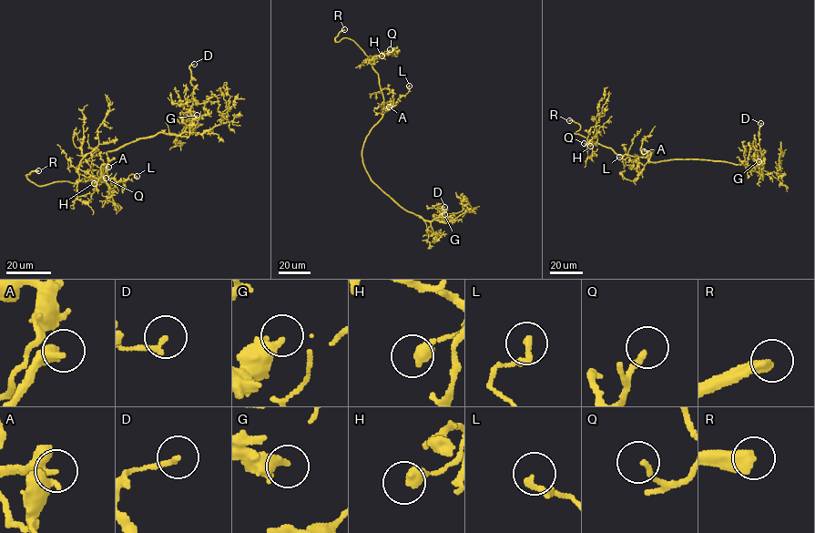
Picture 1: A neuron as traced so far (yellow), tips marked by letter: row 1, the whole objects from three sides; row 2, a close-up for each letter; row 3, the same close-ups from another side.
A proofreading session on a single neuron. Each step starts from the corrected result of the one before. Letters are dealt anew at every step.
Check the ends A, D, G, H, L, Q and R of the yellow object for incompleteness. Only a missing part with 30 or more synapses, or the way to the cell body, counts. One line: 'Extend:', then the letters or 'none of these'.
Extend: A, R

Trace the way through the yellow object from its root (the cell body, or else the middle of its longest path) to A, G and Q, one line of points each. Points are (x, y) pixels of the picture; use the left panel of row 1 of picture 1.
A: (76, 169), (81, 175), (99, 181), (102, 179), (99, 171), (108, 167)
G: (76, 169), (89, 158), (158, 132), (188, 137), (189, 125), (197, 115)
Q: (76, 169), (99, 181), (99, 171), (102, 174), (94, 185), (91, 179), (80, 180), (78, 169), (106, 178)

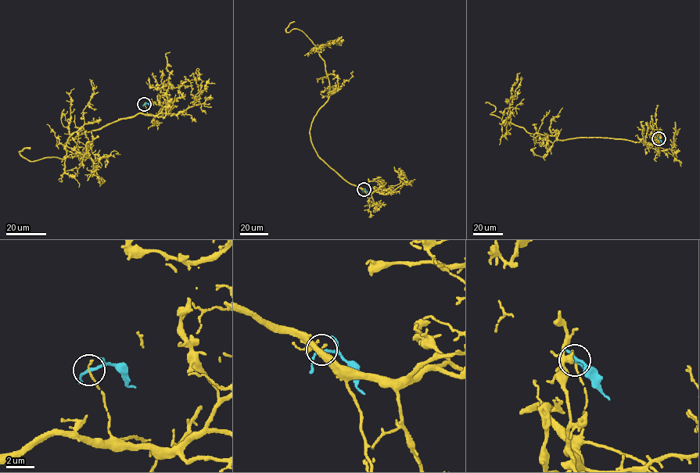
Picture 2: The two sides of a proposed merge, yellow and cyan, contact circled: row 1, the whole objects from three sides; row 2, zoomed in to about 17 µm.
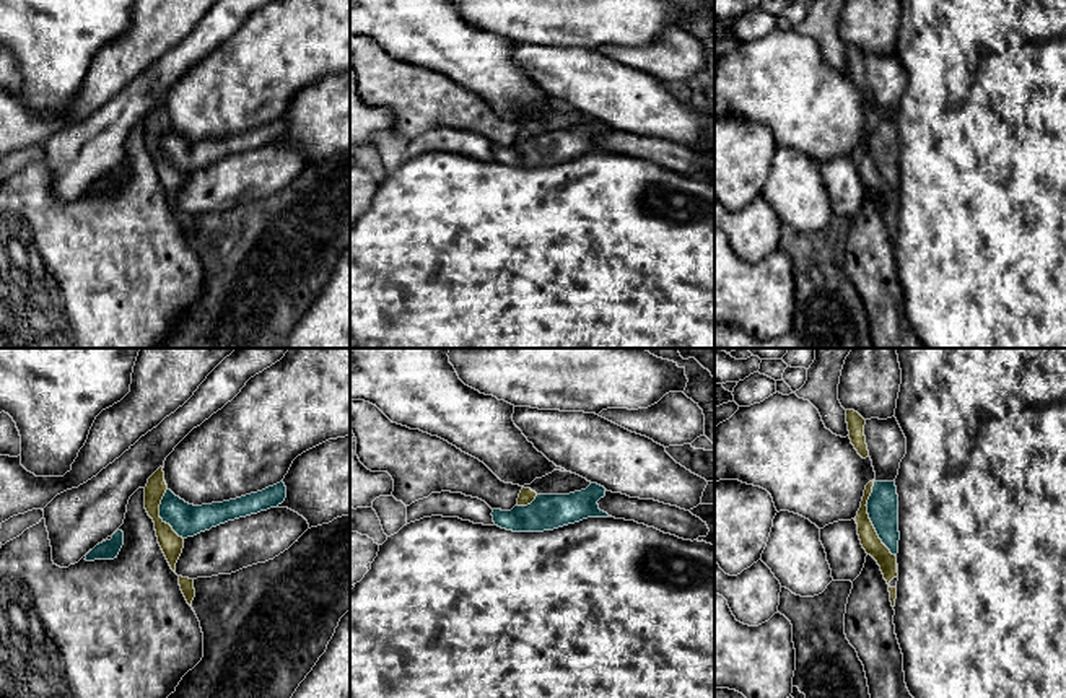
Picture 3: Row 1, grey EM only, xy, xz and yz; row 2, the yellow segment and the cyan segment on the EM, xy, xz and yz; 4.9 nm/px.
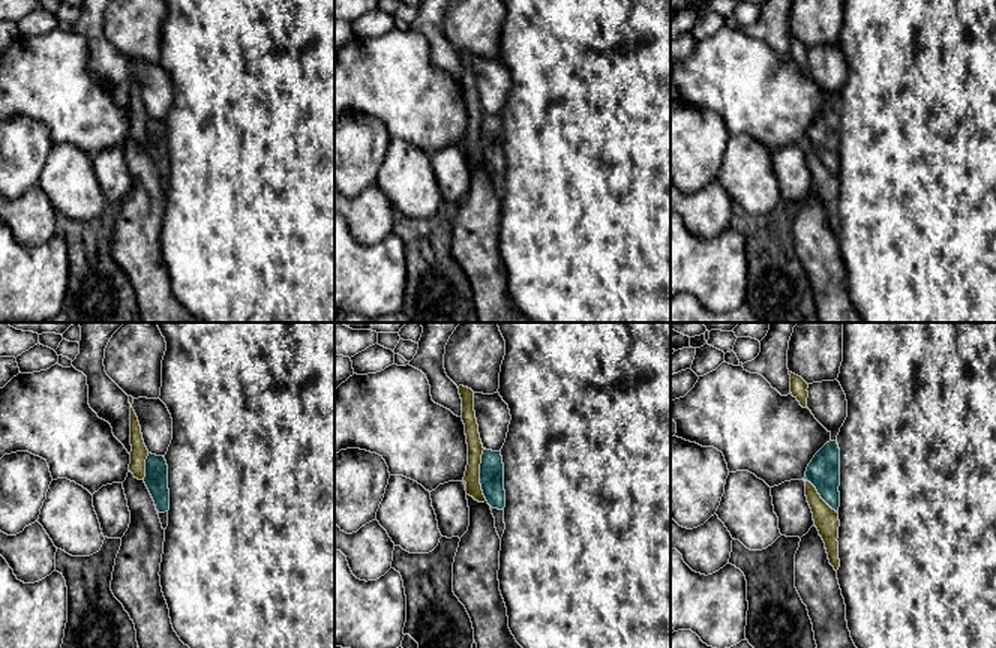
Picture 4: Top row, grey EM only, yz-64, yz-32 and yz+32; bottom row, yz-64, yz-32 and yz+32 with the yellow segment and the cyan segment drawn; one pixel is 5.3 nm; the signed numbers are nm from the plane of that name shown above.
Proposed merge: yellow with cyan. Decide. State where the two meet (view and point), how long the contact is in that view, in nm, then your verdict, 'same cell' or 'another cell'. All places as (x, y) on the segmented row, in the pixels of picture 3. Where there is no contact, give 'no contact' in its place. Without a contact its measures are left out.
contact yz (869, 519); length 400 nm; another cell

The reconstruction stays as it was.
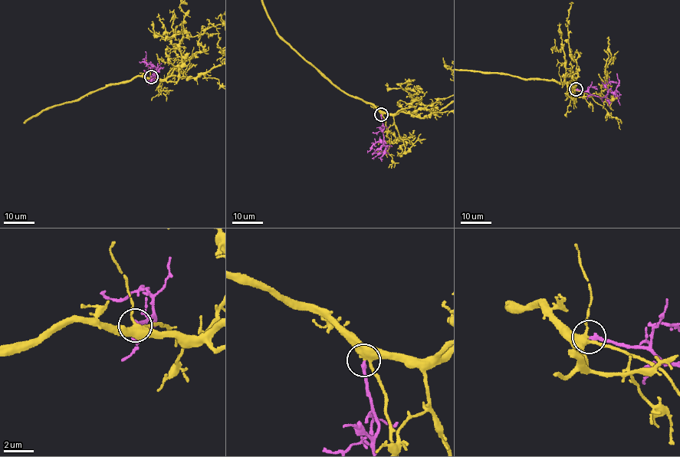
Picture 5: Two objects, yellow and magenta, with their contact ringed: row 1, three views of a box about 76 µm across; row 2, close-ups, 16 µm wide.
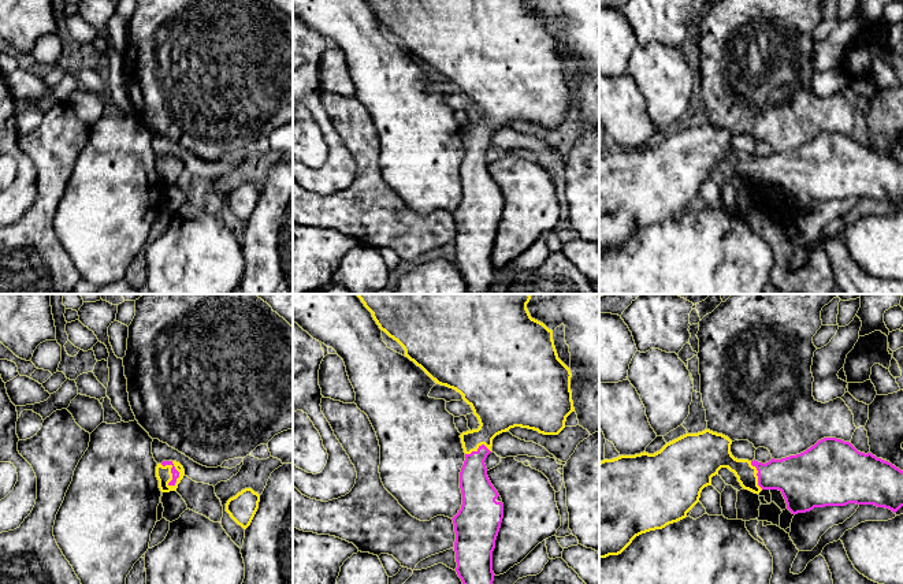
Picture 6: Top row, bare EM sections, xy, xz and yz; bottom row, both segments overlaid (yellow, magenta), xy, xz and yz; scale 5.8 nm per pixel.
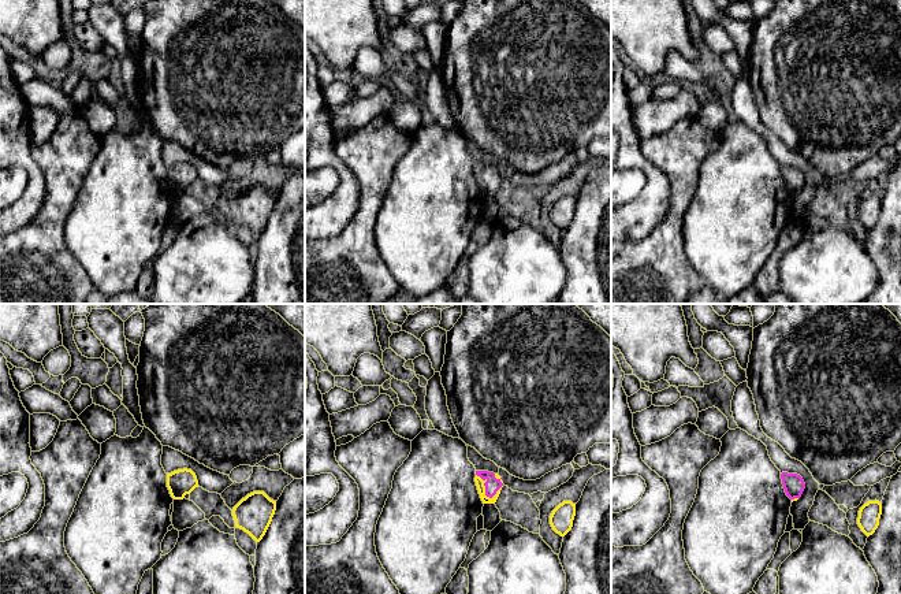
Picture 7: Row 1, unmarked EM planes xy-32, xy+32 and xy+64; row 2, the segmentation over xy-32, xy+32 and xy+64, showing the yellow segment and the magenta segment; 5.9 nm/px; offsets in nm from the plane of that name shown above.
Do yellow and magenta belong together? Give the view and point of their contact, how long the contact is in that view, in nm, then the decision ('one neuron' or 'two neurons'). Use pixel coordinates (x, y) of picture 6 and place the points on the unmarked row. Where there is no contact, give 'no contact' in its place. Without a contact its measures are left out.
contact xy (170, 166); length 160 nm; one neuron

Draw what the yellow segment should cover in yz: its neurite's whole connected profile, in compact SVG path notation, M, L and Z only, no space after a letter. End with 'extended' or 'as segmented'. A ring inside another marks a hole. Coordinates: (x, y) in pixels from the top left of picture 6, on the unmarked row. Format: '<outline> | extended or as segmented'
M705 123L685 127L654 148L644 145L601 155L599 252L618 249L636 230L685 212L721 161L733 165L740 179L754 187L778 183L792 208L848 197L874 198L893 207L903 200L903 164L872 146L858 145L850 135L824 131L800 148L766 157L735 152L731 138L728 130Z | extended

